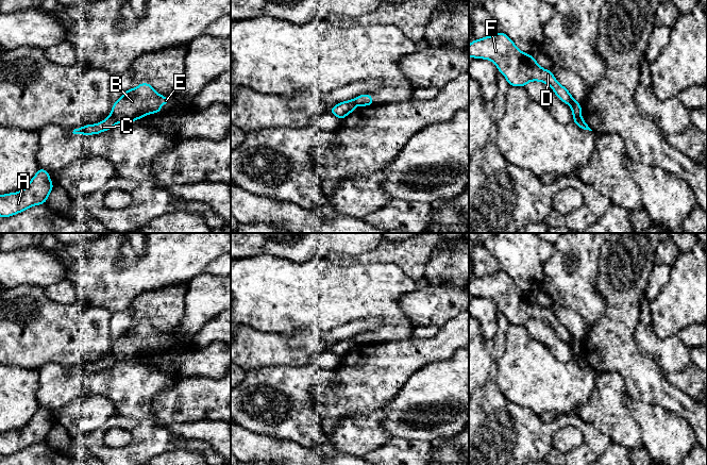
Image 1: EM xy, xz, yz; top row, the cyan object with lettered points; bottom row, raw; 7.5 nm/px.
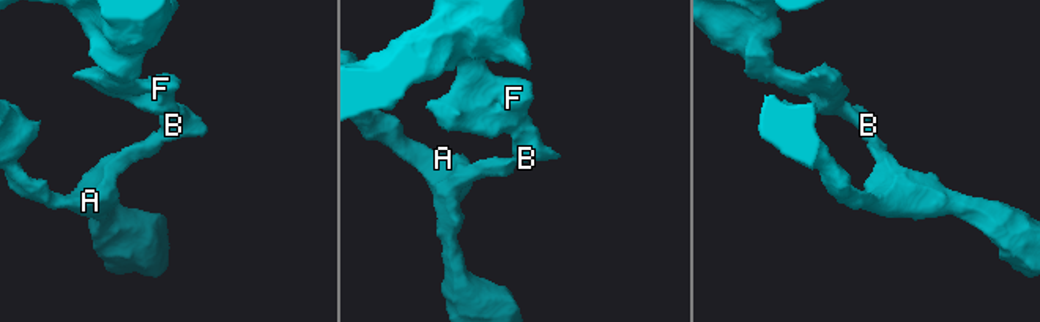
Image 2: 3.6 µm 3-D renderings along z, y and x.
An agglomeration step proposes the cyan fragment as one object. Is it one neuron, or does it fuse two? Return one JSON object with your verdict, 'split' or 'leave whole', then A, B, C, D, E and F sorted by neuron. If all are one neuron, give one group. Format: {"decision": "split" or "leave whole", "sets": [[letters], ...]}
{"decision": "split", "sets": [["A", "C"], ["B", "D", "E", "F"]]}

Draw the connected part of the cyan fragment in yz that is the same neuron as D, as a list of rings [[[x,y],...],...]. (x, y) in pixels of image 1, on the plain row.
[[[500,269],[495,273],[473,279],[469,283],[469,295],[492,299],[510,325],[525,326],[529,319],[548,322],[562,341],[570,344],[574,361],[580,354],[582,344],[557,320],[552,310],[541,306],[532,293],[519,288],[505,271]]]

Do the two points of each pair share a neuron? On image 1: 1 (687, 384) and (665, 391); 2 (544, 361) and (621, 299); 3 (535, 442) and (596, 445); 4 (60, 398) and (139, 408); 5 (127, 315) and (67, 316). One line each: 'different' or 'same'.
1: different
2: different
3: same
4: same
5: different

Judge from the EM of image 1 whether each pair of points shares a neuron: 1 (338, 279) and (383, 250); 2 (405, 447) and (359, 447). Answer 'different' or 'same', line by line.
1: different
2: same

